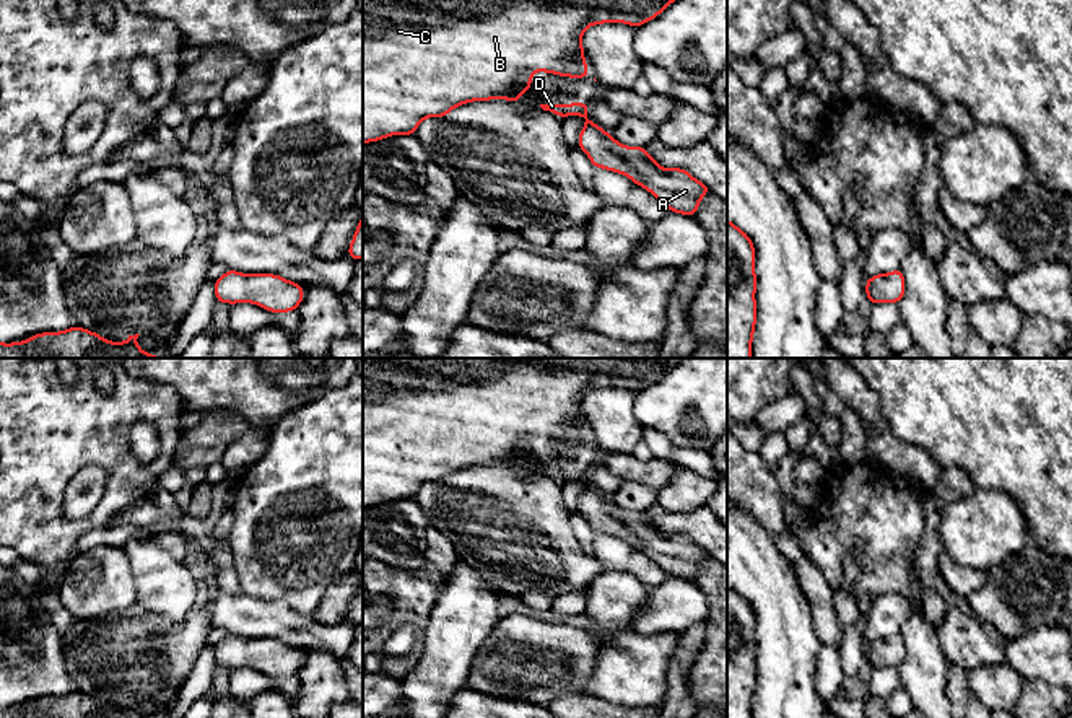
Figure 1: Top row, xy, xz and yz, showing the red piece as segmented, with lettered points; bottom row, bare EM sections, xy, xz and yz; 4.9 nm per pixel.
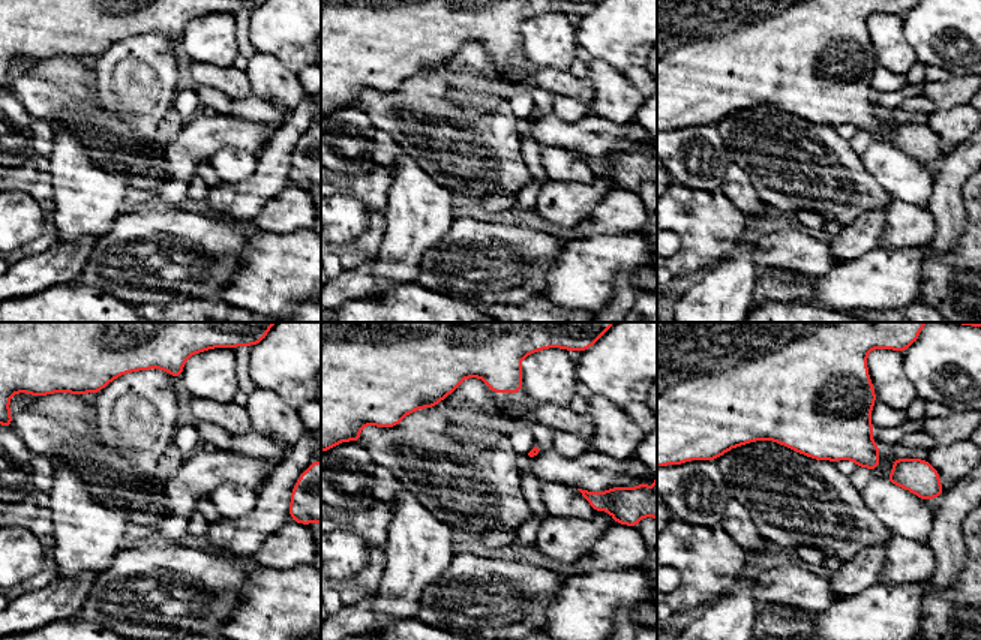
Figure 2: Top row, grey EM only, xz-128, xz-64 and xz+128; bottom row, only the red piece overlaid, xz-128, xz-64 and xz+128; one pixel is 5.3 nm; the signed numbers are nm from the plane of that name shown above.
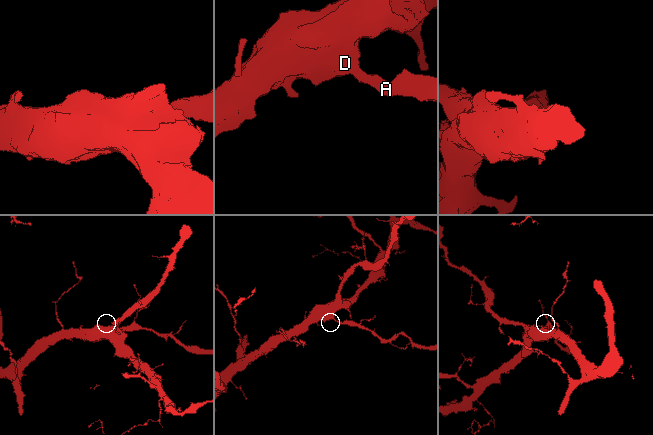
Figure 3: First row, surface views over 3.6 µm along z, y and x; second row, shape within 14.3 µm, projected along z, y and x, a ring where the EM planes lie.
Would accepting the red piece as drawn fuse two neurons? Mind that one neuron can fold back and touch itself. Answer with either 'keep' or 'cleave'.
keep

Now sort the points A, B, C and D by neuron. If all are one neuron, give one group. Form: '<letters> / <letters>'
A B C D

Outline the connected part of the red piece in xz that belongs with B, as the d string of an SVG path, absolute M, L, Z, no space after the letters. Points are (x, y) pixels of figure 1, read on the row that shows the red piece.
M363 0L363 143L390 135L413 135L428 117L444 117L454 107L488 99L521 103L521 93L529 93L534 72L547 72L569 78L586 78L582 33L592 24L625 23L634 28L654 20L675 0Z

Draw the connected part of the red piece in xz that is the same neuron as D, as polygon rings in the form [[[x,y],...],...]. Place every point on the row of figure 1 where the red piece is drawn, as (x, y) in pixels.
[[[550,103],[540,104],[540,107],[561,119],[582,116],[586,125],[579,134],[577,147],[589,156],[594,168],[625,174],[634,184],[649,190],[669,212],[693,217],[698,212],[699,200],[711,190],[683,168],[662,168],[644,147],[626,147],[617,142],[589,119],[589,104],[586,103]]]

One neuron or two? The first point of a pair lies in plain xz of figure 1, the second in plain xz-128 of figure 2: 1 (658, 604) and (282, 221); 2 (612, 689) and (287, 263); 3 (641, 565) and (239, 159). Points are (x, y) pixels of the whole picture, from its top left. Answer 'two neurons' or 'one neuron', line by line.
1: one neuron
2: one neuron
3: one neuron

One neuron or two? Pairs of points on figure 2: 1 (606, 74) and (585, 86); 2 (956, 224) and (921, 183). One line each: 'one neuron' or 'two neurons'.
1: two neurons
2: two neurons

